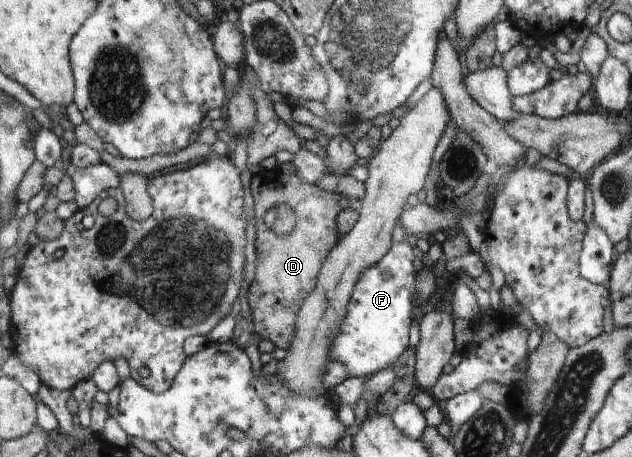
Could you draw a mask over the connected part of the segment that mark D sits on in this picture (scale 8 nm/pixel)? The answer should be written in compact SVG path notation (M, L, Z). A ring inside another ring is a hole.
M261 169L251 178L251 191L255 207L257 255L256 276L249 285L247 296L251 321L257 337L269 339L276 348L290 349L297 329L297 315L306 298L317 287L321 267L336 247L336 215L348 207L348 198L327 192L302 181L296 174L284 174L279 169ZM284 202L296 213L296 226L290 234L277 235L267 229L264 214Z

